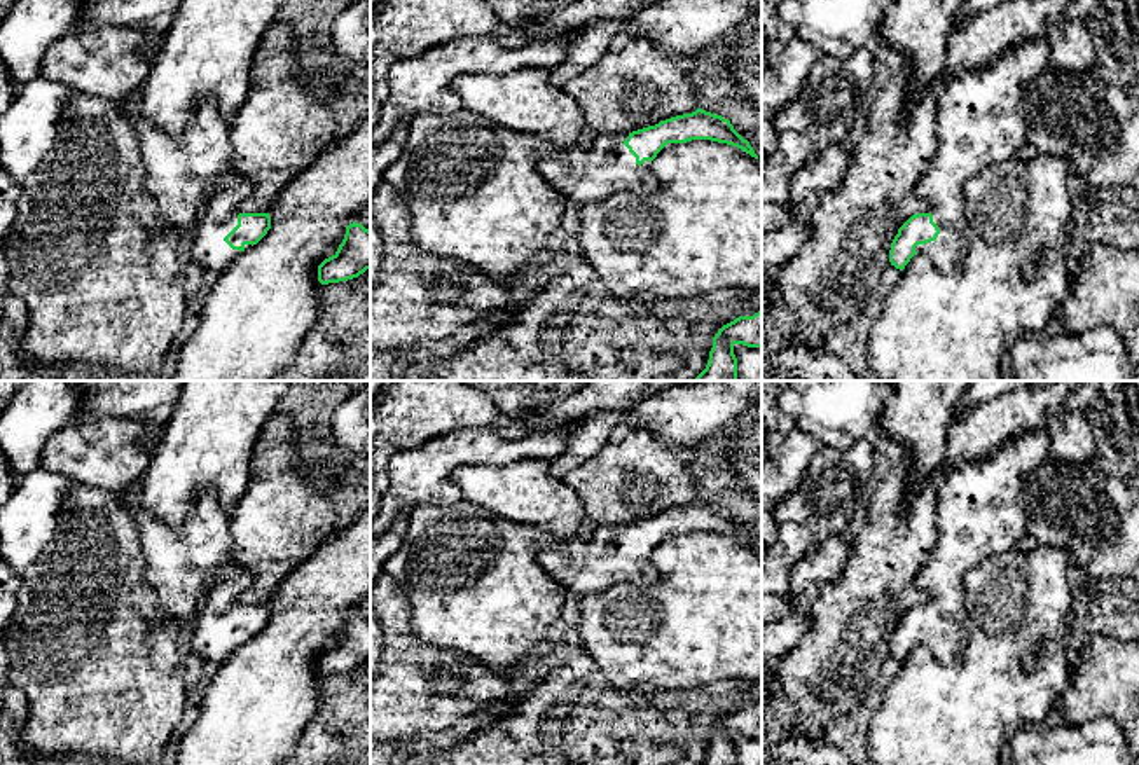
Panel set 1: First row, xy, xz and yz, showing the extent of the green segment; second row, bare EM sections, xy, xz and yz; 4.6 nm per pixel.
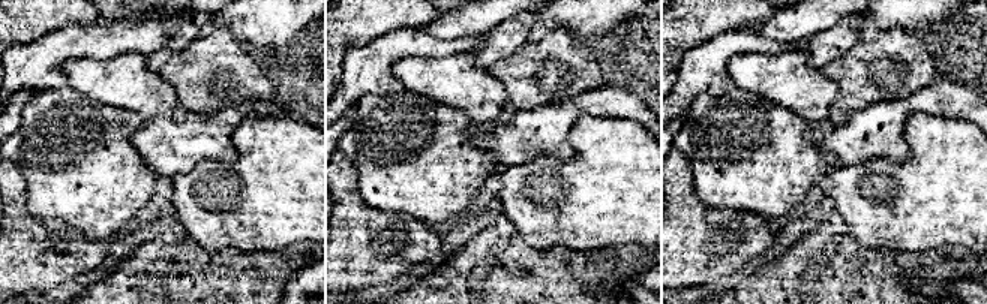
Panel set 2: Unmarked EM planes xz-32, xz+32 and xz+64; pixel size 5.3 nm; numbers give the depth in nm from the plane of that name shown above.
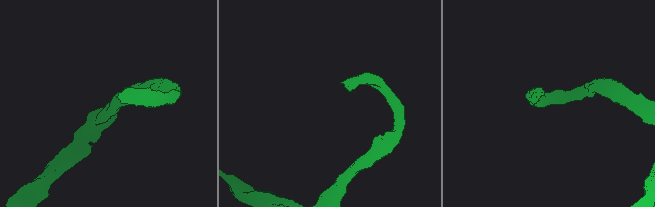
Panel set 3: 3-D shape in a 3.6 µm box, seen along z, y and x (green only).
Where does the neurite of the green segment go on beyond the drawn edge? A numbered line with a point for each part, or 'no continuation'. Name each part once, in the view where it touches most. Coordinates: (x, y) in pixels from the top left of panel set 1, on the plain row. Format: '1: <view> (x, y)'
1: xy (189, 568)

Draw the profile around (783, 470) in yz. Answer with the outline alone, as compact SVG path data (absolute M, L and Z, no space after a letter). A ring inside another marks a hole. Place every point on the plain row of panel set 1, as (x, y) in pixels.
M798 426L762 463L762 510L795 493L812 458L825 445Z

